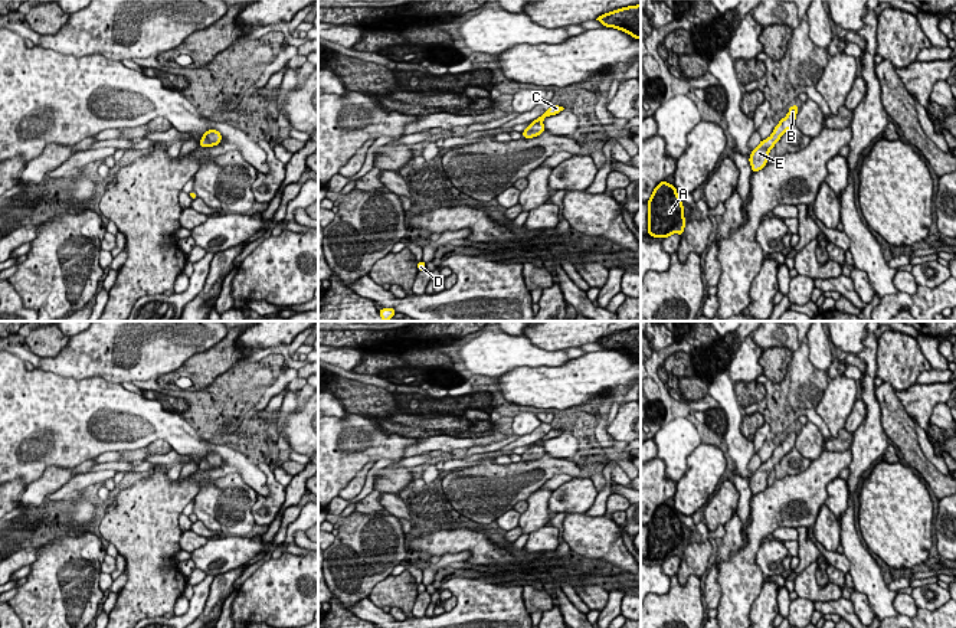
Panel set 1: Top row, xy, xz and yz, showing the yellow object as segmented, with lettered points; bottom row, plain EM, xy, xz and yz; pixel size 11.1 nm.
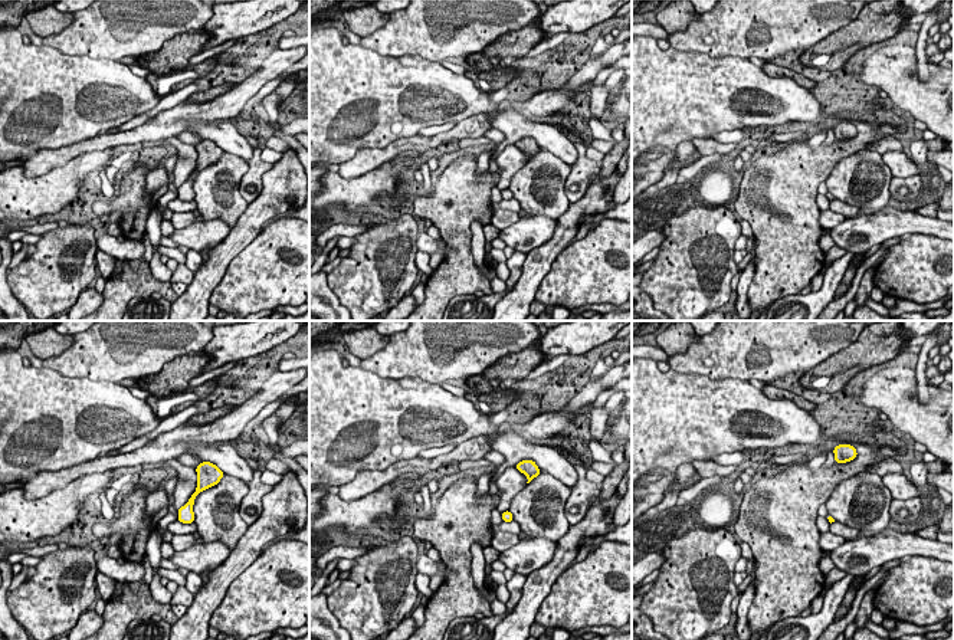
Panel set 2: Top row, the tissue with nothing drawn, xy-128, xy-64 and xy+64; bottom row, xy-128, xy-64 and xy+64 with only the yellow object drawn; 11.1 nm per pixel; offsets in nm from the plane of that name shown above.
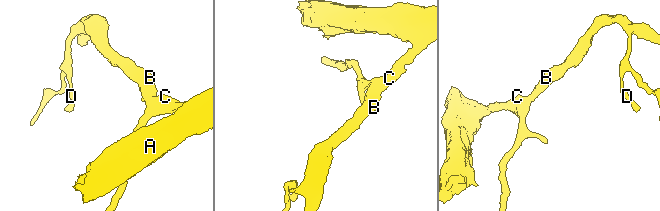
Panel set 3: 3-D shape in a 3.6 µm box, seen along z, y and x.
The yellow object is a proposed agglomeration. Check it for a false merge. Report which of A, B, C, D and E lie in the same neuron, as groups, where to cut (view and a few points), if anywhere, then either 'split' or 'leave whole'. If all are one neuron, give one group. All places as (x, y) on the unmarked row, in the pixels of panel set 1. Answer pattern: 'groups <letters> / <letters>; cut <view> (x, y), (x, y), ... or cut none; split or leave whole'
groups A B C D E; cut none; leave whole

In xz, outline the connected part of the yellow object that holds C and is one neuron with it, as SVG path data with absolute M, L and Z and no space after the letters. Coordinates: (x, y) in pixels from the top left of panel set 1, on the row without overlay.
M551 428L541 439L534 442L523 455L523 461L533 461L540 458L544 452L543 442L550 438L562 435L564 431L559 428Z

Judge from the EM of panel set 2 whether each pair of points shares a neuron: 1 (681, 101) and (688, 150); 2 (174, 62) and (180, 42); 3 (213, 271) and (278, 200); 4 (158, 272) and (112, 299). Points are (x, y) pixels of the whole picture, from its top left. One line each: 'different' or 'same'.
1: different
2: same
3: same
4: different

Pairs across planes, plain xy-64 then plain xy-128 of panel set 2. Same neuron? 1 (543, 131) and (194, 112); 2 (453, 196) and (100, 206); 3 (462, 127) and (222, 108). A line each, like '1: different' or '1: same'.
1: different
2: same
3: same

